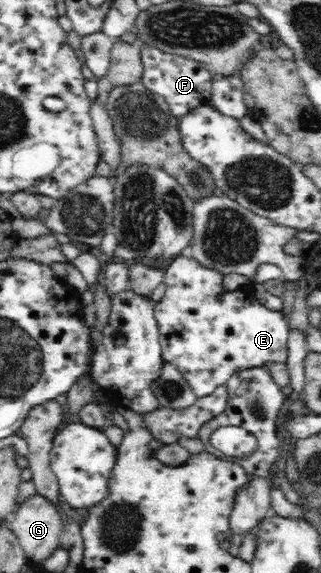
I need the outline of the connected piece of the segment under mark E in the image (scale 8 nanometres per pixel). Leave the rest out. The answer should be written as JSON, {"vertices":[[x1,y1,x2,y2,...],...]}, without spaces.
{"vertices":[[184,254,174,258,164,272,166,292,155,302,154,317,160,332,162,357,181,372,185,381,199,399,225,385,234,375,245,369,257,369,269,363,286,363,289,323,283,312,269,310,253,294,237,291,224,292,223,275,217,270,204,268,197,260]]}

